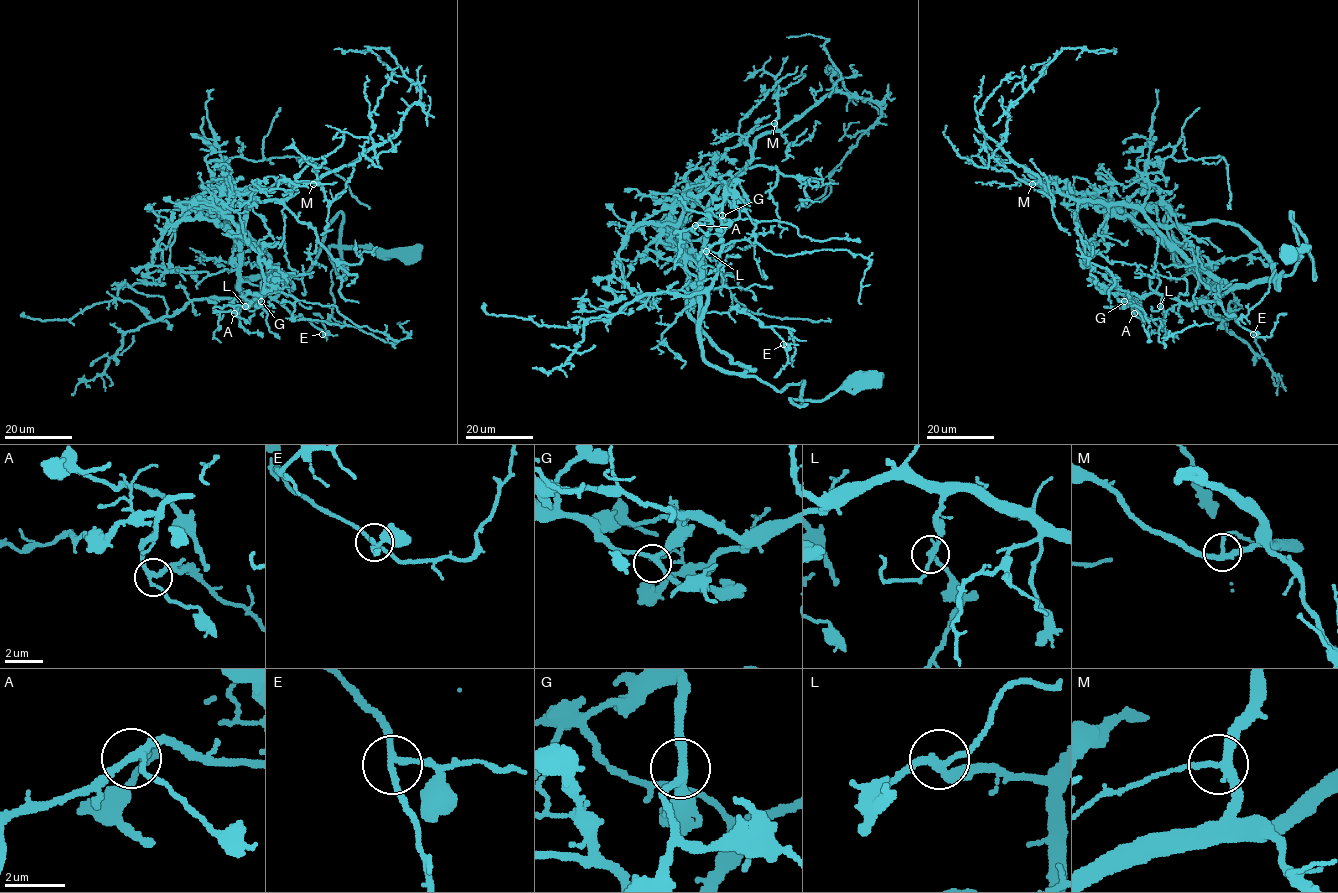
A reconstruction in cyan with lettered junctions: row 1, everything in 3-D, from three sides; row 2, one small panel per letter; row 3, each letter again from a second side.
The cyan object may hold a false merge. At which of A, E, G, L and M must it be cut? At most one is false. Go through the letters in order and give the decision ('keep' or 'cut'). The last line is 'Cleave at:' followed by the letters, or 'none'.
A: keep
E: keep
G: keep
L: keep
M: keep
Cleave at: none

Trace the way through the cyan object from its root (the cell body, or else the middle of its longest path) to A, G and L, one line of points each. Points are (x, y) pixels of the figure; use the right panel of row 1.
A: (1286, 254), (1310, 247), (1291, 212), (1300, 260), (1289, 275), (1234, 286), (1194, 304), (1145, 293), (1134, 313)
G: (1286, 254), (1310, 247), (1291, 212), (1300, 260), (1289, 275), (1194, 304), (1155, 293), (1128, 293), (1124, 301)
L: (1286, 254), (1310, 247), (1291, 212), (1300, 260), (1289, 275), (1234, 286), (1194, 304), (1163, 295), (1160, 306)

